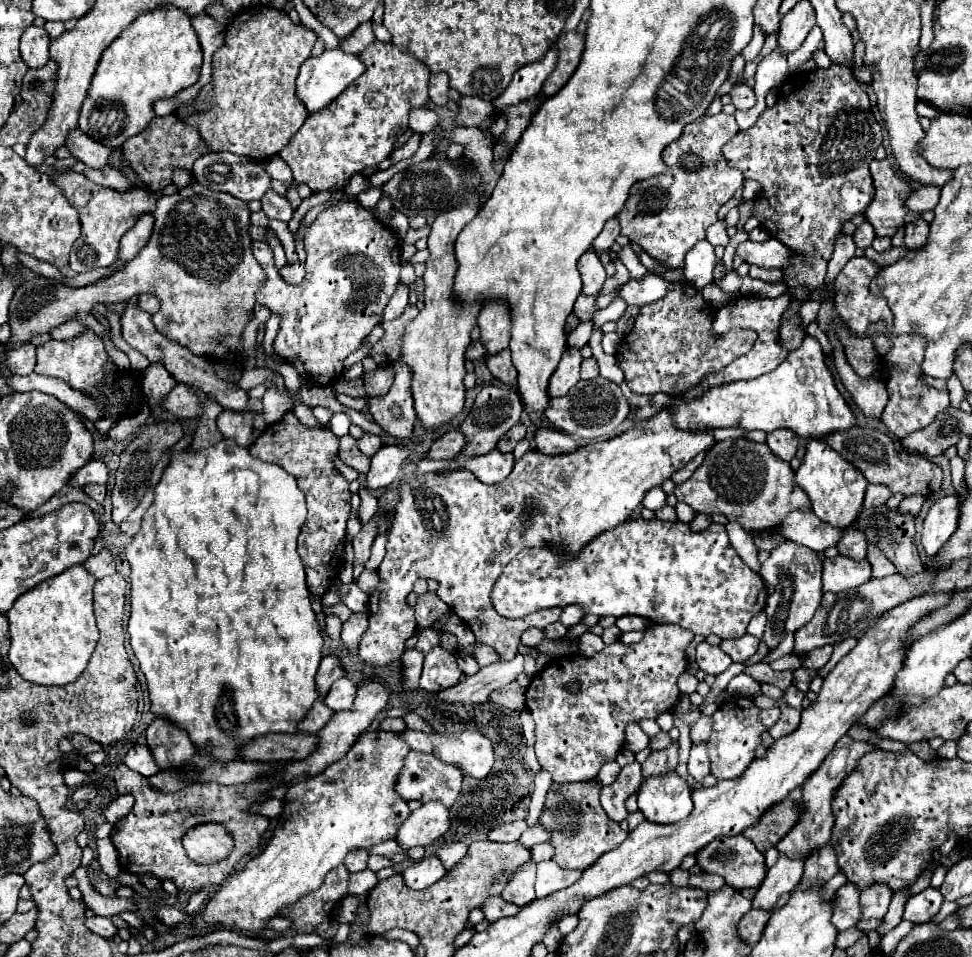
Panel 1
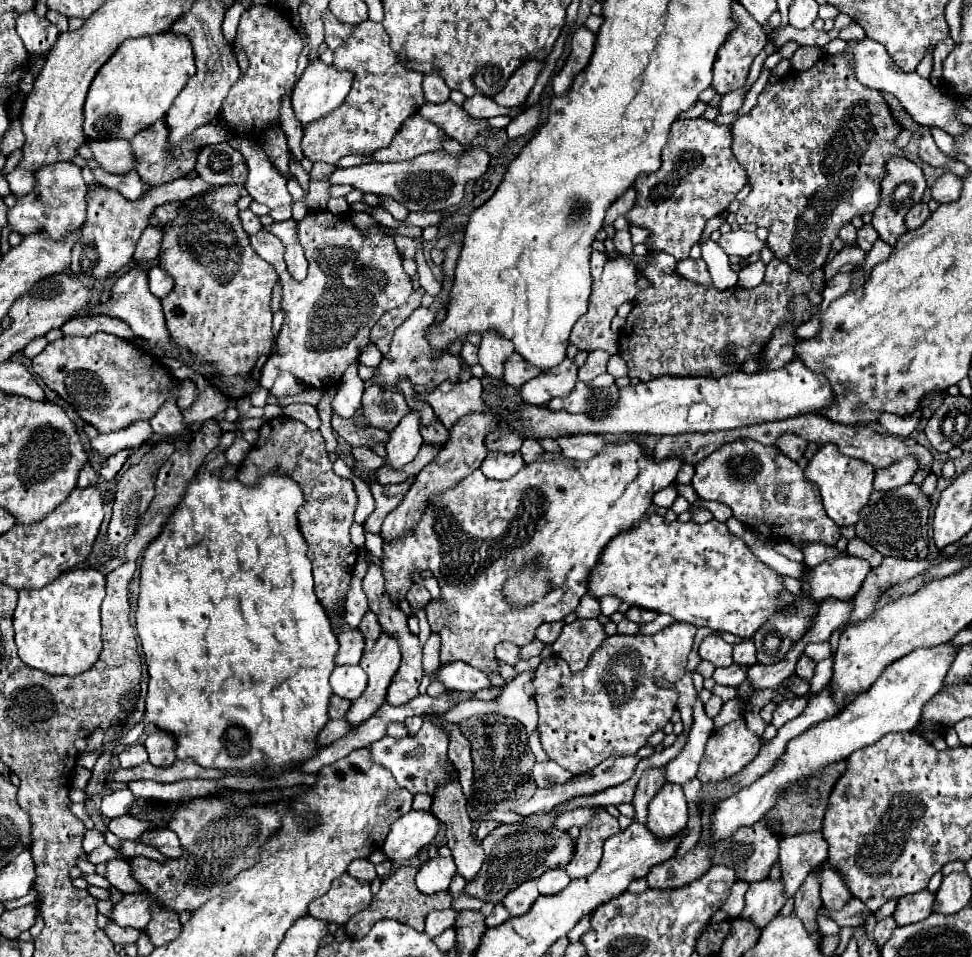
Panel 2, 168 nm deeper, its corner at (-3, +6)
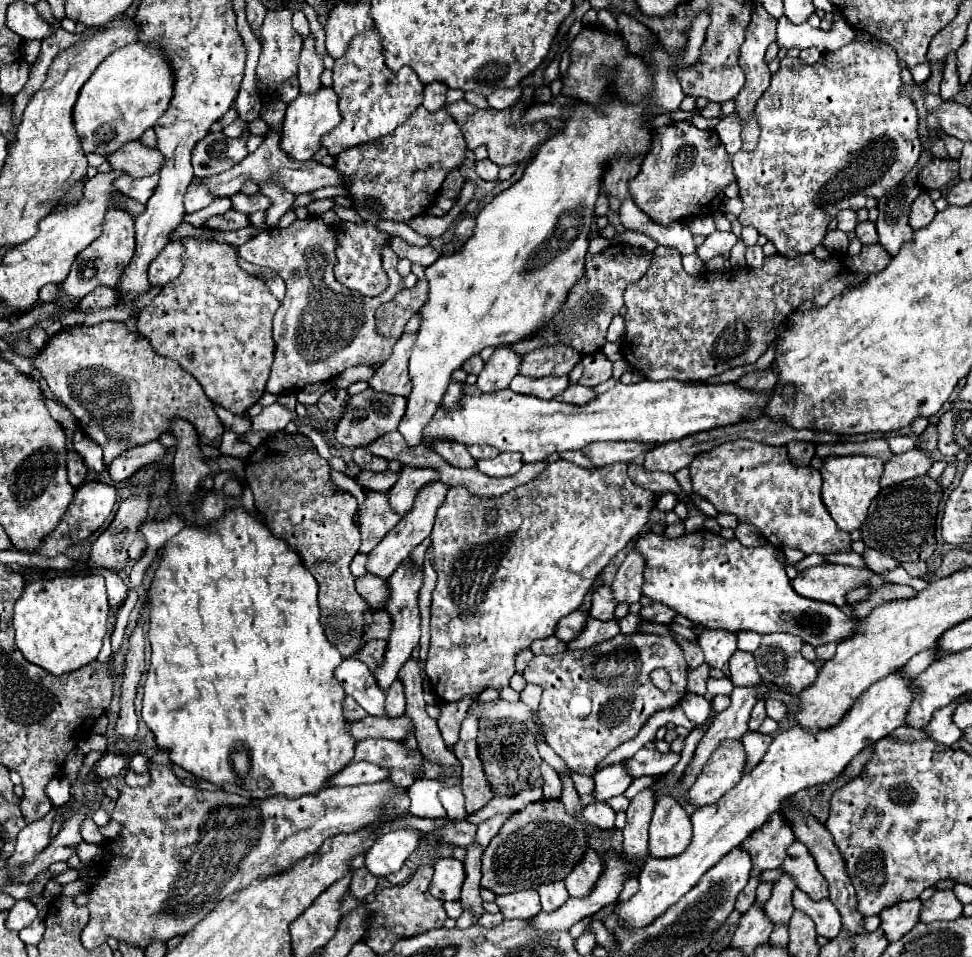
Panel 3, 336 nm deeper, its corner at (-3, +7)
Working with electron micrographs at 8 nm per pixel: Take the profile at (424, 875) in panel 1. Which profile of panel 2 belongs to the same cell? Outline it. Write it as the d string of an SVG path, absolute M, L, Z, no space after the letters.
M435 857L421 865L415 881L421 893L437 893L445 891L451 883L451 877L455 875L455 861L453 857Z

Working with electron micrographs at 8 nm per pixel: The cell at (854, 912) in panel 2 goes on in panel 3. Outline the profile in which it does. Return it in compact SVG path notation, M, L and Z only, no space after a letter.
M797 888L793 892L793 906L815 922L819 936L835 938L841 932L841 916L831 900L811 900L805 892Z

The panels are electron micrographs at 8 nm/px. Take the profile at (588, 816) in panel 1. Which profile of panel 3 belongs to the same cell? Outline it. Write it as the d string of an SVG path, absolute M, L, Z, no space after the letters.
M587 850L587 854L583 856L583 860L577 864L577 868L565 878L565 888L569 892L569 896L573 898L583 898L587 894L591 894L591 888L595 886L597 878L601 876L601 860L597 856L595 850Z

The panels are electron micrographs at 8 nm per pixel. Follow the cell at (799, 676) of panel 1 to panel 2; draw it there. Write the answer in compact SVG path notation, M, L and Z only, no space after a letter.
M803 655L797 663L797 669L795 669L795 675L797 677L803 677L803 681L811 681L813 679L813 671L815 671L815 661L811 661L807 655Z

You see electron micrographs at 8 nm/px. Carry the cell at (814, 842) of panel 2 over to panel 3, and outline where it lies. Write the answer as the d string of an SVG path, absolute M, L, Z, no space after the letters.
M781 876L773 884L771 898L765 904L765 914L775 926L787 926L793 914L793 904L791 904L791 892L797 888L797 884L791 880L791 876Z

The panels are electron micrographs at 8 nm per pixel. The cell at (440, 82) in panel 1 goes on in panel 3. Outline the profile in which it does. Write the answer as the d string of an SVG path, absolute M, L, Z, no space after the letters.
M431 82L425 86L425 100L423 100L423 106L429 110L429 112L435 112L439 108L445 106L445 94L447 94L447 86L445 84L439 84L439 82Z

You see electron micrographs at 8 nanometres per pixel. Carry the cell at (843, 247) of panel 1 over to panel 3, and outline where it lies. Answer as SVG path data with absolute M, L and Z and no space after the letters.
M841 210L841 212L837 214L837 222L839 222L837 228L843 230L843 232L853 232L855 226L859 224L855 210Z

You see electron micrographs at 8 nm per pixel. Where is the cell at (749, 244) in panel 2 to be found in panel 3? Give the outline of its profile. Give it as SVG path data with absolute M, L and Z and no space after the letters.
M715 230L713 234L709 234L705 238L705 242L701 246L697 246L697 256L701 258L701 262L709 262L715 256L731 252L735 242L737 242L737 236L733 232L719 232L719 230Z

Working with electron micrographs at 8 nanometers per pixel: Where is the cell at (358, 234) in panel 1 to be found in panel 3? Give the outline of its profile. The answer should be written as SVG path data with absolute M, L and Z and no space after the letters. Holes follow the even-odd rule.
M309 216L305 220L295 220L289 228L265 228L257 236L253 236L249 242L239 246L241 258L245 258L251 264L271 268L277 276L283 278L287 284L287 294L273 318L273 340L275 340L275 360L271 366L271 376L267 380L267 392L269 394L281 394L281 392L295 392L301 390L303 386L315 384L315 382L327 382L341 374L343 370L365 364L383 364L391 352L393 344L375 330L375 310L389 302L399 290L401 290L401 276L395 270L397 264L397 254L391 250L391 246L383 248L383 268L387 272L389 284L387 289L379 295L379 298L367 298L359 292L353 292L345 286L341 286L335 276L333 276L333 266L335 266L335 230L333 226L325 224L321 218ZM323 286L327 286L333 294L323 294Z

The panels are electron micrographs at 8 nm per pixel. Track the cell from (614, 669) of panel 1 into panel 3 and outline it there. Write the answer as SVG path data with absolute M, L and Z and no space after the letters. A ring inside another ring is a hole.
M639 632L639 634L625 634L625 636L619 634L607 642L611 642L613 652L607 652L605 656L585 658L585 652L581 650L567 650L557 656L535 656L523 672L527 682L543 688L539 714L541 714L541 724L545 732L545 742L565 760L571 772L577 772L583 776L593 776L595 766L599 766L611 750L615 750L625 740L633 738L657 710L677 706L687 692L687 664L683 658L683 648L671 636L655 636L655 634ZM655 668L665 668L669 672L673 684L667 692L659 690L649 678L649 674Z

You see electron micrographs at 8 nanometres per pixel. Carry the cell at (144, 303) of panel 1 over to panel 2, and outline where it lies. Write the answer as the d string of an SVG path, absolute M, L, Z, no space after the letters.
M153 265L149 269L147 277L149 277L149 291L155 297L159 297L159 299L167 297L167 293L173 289L173 279L161 267L157 267L157 265Z

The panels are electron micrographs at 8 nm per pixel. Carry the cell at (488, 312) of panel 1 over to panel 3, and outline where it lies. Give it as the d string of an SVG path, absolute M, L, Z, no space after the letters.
M509 346L495 348L495 354L491 356L491 360L485 364L483 372L477 378L477 388L487 394L509 388L511 380L519 374L519 364L521 356L515 354Z

